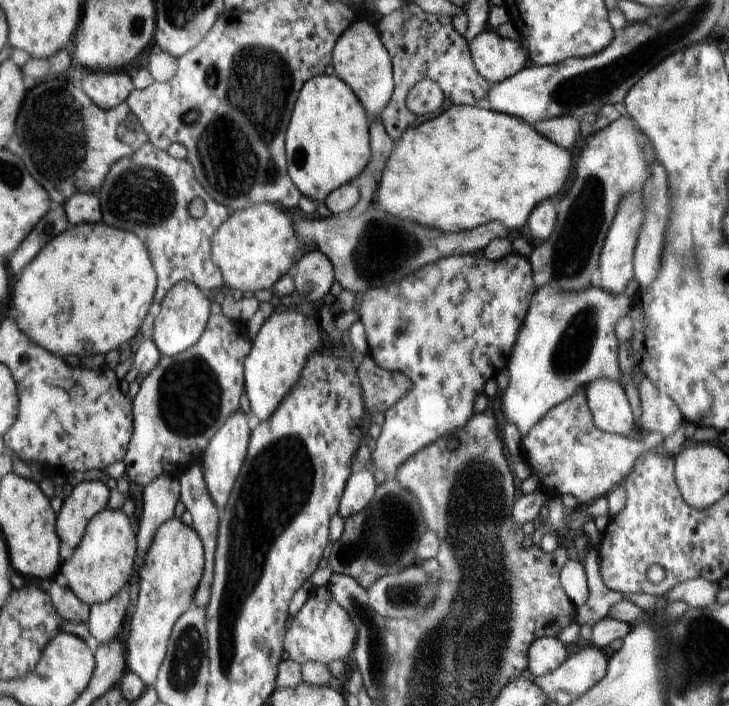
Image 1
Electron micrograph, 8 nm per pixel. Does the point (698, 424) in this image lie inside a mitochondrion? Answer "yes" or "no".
no

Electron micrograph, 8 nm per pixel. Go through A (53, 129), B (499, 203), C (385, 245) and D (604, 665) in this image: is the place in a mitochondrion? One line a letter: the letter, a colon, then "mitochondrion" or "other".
A: mitochondrion
B: other
C: mitochondrion
D: other

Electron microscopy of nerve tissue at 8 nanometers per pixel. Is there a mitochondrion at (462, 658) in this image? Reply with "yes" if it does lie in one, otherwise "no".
yes

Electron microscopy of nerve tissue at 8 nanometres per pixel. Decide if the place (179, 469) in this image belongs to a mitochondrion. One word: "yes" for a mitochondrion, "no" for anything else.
no

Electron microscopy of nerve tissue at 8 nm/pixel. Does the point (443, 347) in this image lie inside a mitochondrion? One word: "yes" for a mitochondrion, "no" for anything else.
yes

